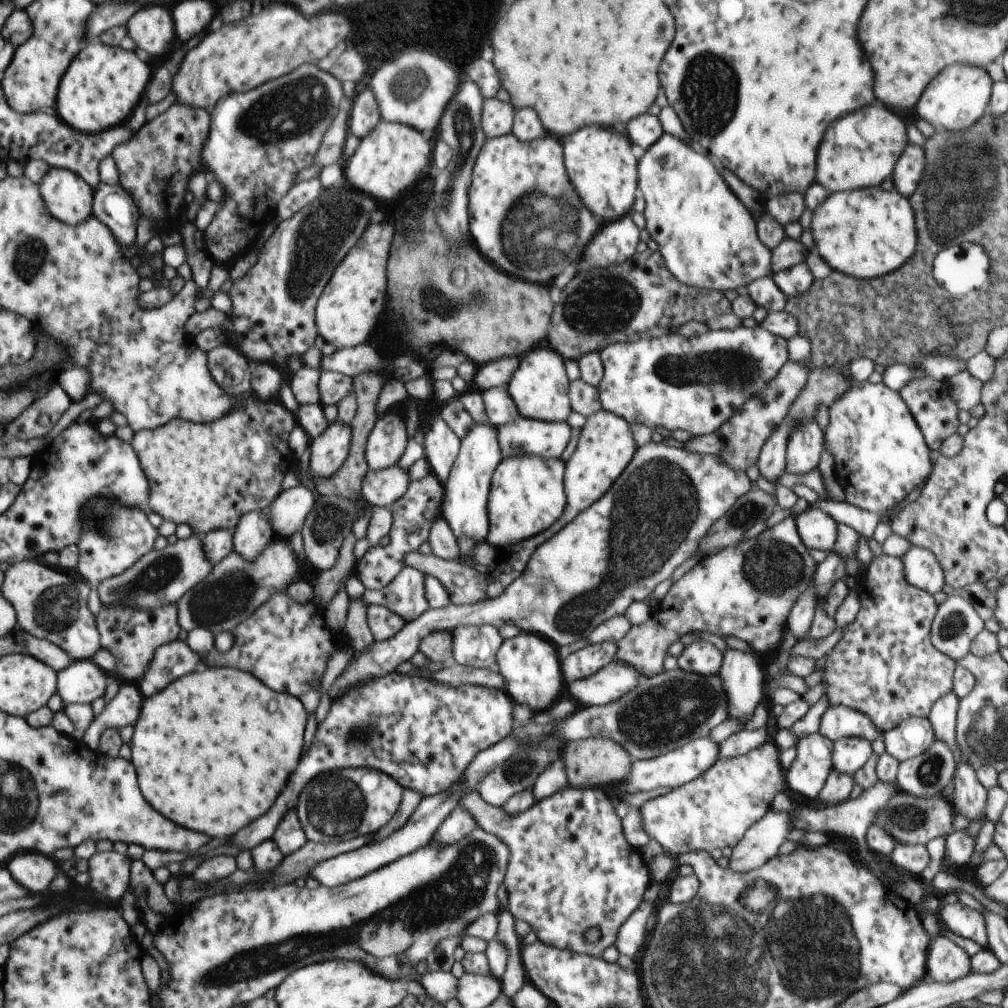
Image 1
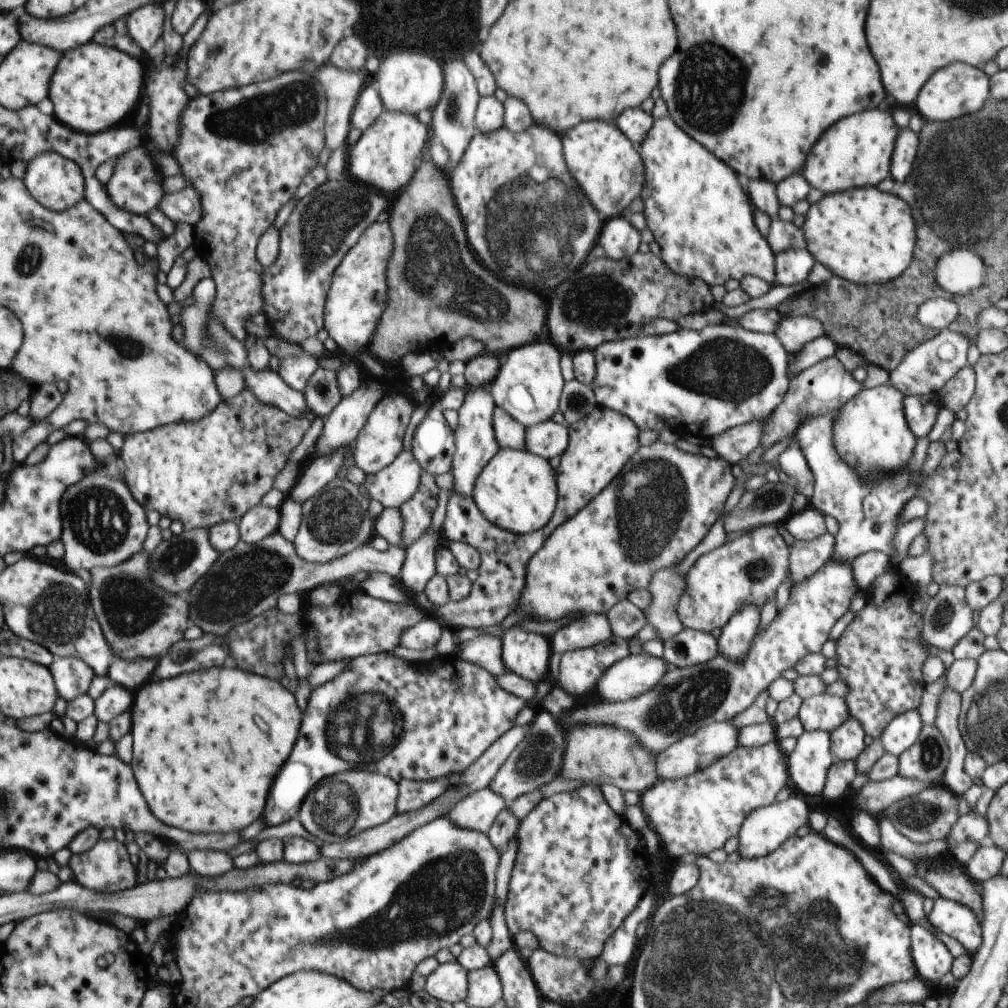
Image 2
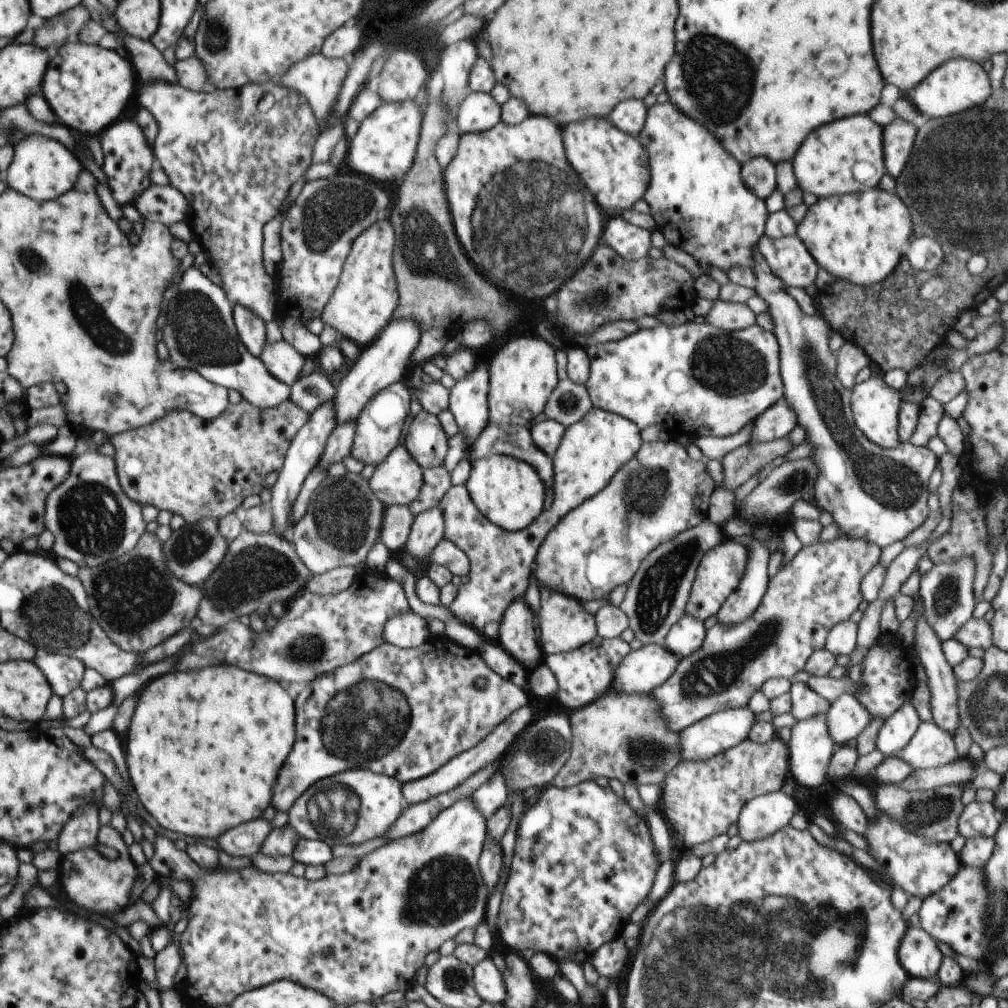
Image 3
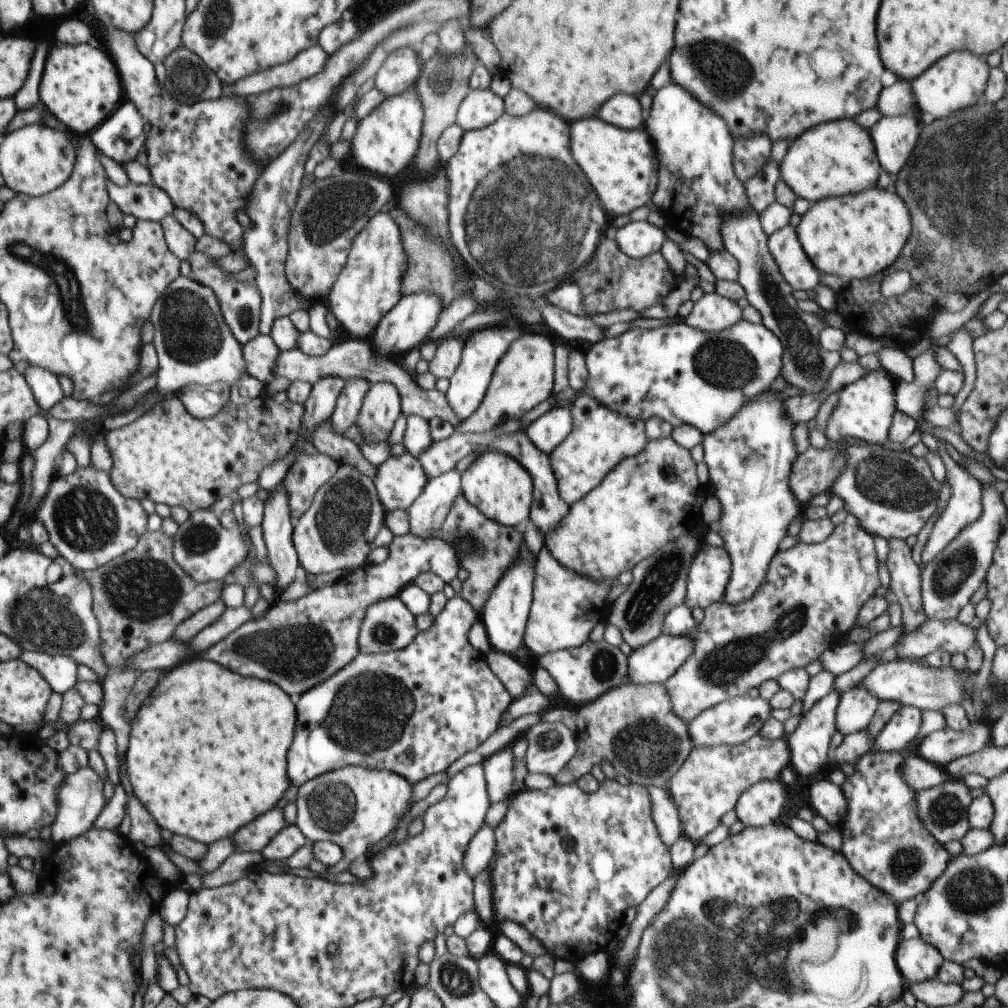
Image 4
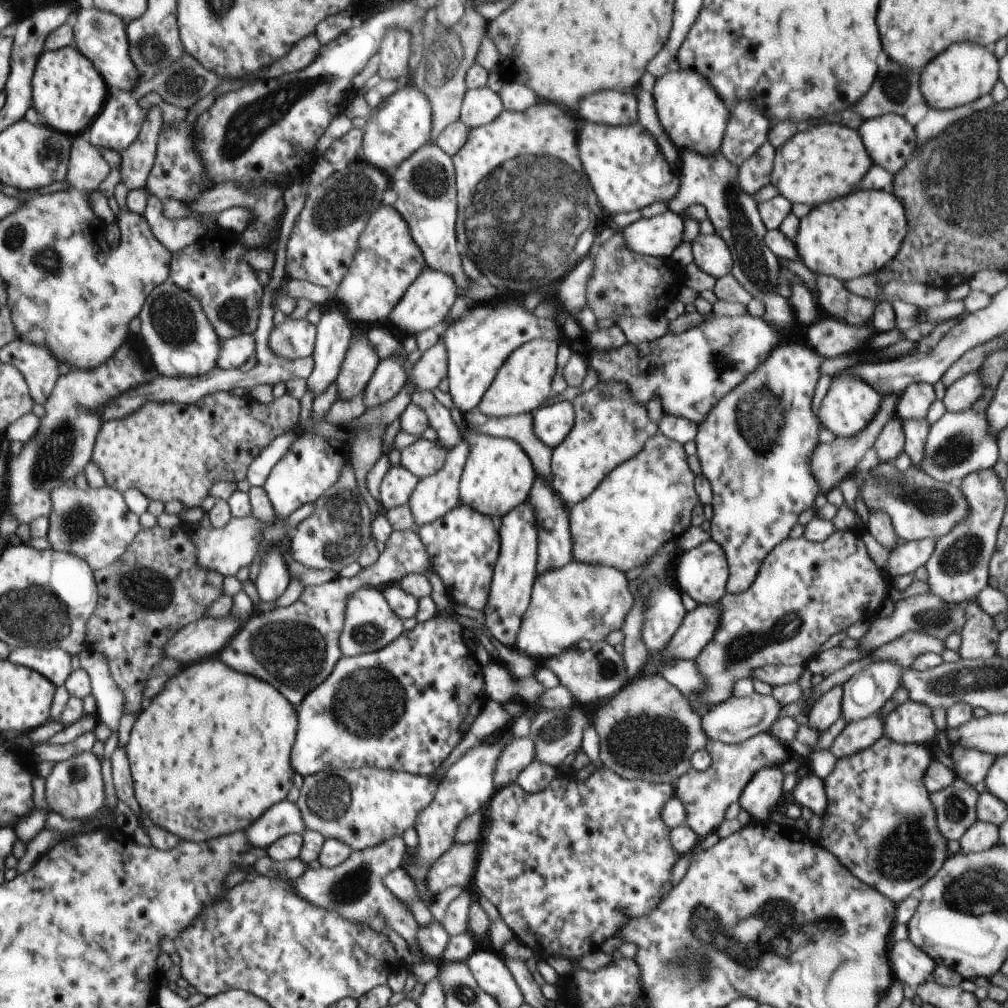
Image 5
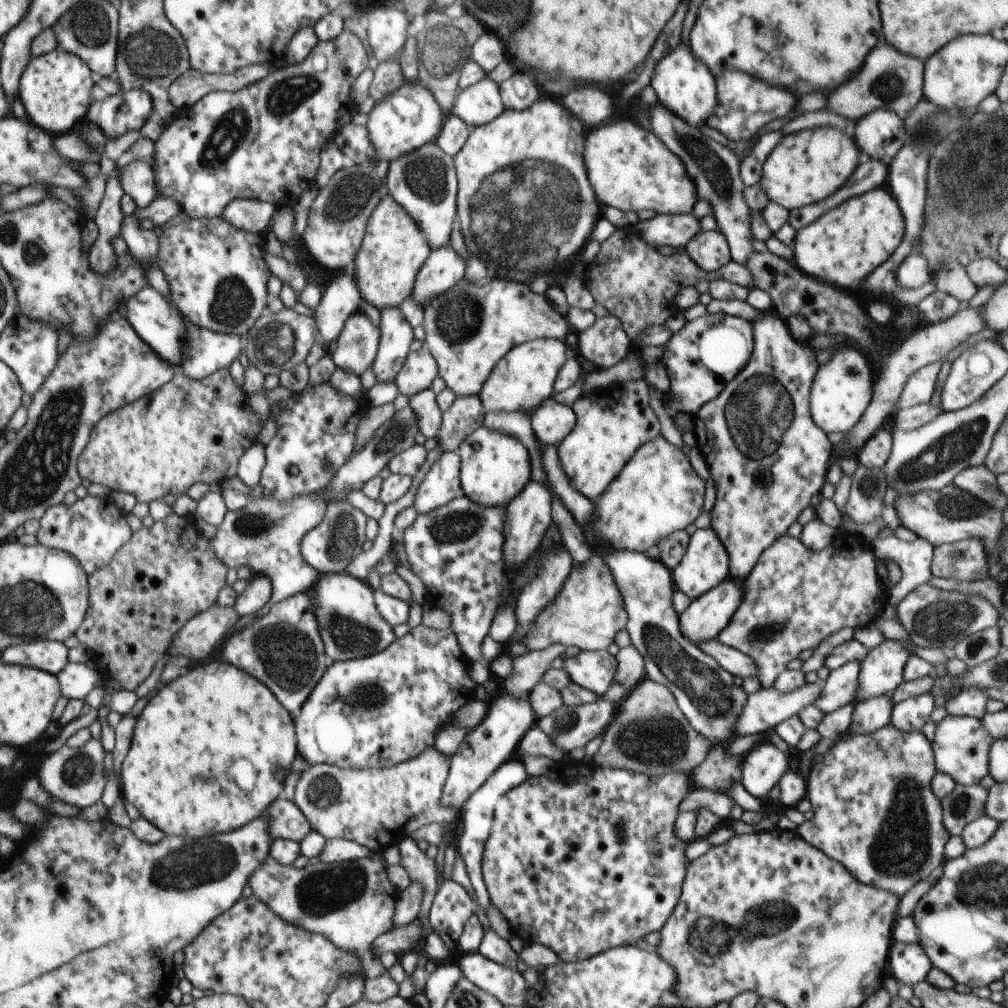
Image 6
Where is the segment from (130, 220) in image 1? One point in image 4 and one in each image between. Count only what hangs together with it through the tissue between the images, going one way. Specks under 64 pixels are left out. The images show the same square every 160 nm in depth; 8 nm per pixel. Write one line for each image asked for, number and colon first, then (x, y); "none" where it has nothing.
2: (135, 186)
3: (128, 159)
4: (121, 136)

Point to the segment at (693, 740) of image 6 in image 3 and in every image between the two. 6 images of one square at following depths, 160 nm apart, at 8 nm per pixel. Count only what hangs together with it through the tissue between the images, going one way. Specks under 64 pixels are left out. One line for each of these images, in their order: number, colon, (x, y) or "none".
3: (623, 736)
4: (633, 727)
5: (647, 730)

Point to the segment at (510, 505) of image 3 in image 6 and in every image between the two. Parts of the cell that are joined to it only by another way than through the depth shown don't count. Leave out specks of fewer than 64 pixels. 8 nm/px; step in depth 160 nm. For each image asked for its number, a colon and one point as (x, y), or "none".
4: (497, 485)
5: (497, 477)
6: (495, 467)

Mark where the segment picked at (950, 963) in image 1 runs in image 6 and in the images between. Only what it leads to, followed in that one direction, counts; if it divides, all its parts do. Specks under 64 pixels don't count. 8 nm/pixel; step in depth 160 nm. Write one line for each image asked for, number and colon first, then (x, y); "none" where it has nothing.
2: (930, 956)
3: (918, 953)
4: (918, 961)
5: (911, 966)
6: (909, 964)

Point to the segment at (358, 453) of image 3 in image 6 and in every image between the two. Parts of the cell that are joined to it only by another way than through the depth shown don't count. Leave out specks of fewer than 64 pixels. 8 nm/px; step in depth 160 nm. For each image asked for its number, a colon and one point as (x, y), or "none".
4: (381, 406)
5: (389, 378)
6: (396, 334)

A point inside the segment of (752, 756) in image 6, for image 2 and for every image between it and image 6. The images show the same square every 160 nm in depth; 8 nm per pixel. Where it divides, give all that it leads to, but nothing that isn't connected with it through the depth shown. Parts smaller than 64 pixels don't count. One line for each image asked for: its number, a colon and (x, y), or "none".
2: (767, 828)
3: (761, 817)
4: (762, 804)
5: (760, 797)

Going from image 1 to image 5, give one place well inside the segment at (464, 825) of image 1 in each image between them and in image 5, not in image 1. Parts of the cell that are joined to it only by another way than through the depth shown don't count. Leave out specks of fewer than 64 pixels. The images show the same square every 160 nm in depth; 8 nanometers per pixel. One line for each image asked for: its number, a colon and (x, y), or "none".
2: (480, 810)
3: (492, 795)
4: (498, 768)
5: (518, 753)

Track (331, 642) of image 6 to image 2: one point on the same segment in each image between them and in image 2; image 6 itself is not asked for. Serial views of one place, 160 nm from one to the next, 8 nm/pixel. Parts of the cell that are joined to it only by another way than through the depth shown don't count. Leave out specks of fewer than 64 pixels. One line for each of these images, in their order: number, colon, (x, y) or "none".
2: (425, 634)
3: (410, 630)
4: (389, 625)
5: (370, 624)

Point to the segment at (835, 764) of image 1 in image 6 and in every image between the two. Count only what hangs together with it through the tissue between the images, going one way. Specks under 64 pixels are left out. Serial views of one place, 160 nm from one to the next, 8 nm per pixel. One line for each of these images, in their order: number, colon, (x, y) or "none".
2: (847, 741)
3: (847, 717)
4: (856, 708)
5: (864, 695)
6: (881, 672)

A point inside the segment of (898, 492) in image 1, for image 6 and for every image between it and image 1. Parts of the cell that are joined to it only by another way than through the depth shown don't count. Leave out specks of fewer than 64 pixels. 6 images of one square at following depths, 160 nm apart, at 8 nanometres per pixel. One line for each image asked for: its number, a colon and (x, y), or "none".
2: (872, 435)
3: (875, 405)
4: (865, 410)
5: (850, 404)
6: (841, 391)

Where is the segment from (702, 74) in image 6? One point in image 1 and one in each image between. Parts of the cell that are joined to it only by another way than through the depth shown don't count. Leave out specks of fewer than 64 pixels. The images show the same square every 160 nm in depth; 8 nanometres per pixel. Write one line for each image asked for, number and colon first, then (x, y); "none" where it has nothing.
1: (707, 237)
2: (701, 217)
3: (696, 195)
4: (697, 186)
5: (693, 116)

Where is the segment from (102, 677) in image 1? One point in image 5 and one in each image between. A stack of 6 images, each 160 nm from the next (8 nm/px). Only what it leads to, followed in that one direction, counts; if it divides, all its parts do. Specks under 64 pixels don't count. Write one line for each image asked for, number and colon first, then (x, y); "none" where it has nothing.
2: (72, 676)
3: (64, 671)
4: (60, 670)
5: (54, 663)

